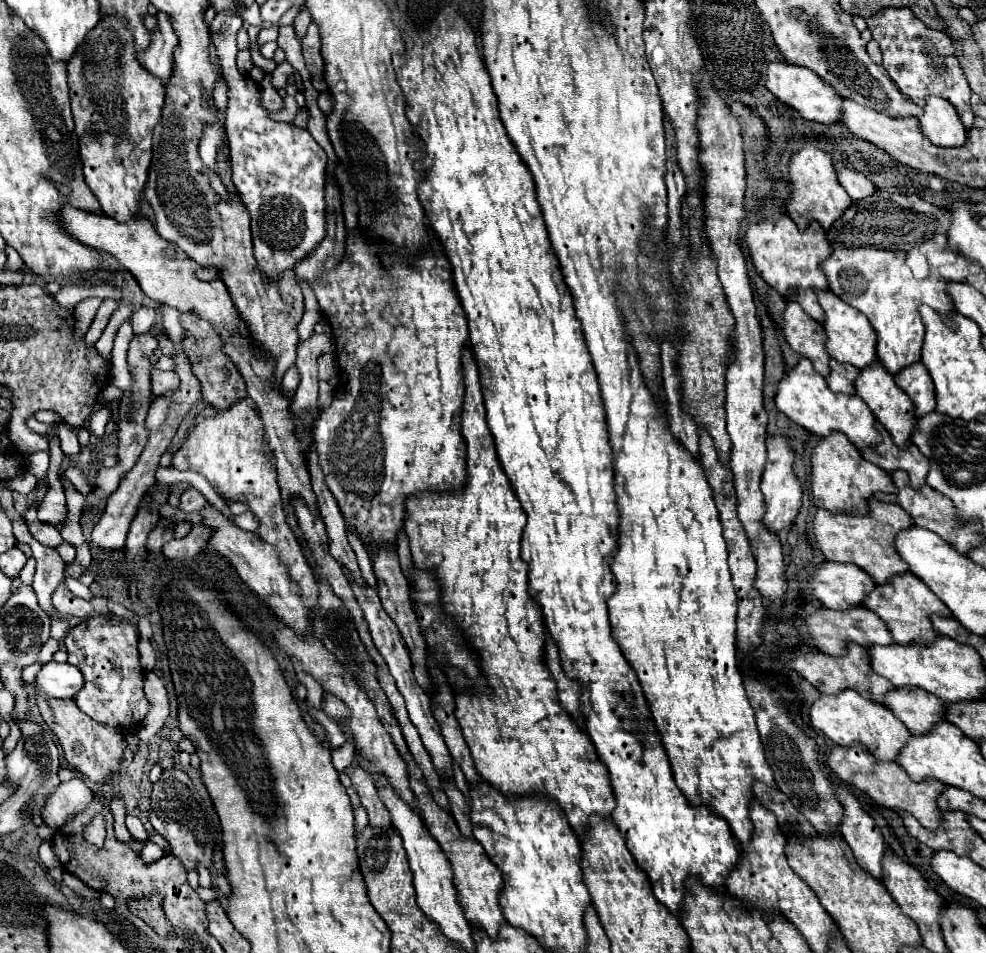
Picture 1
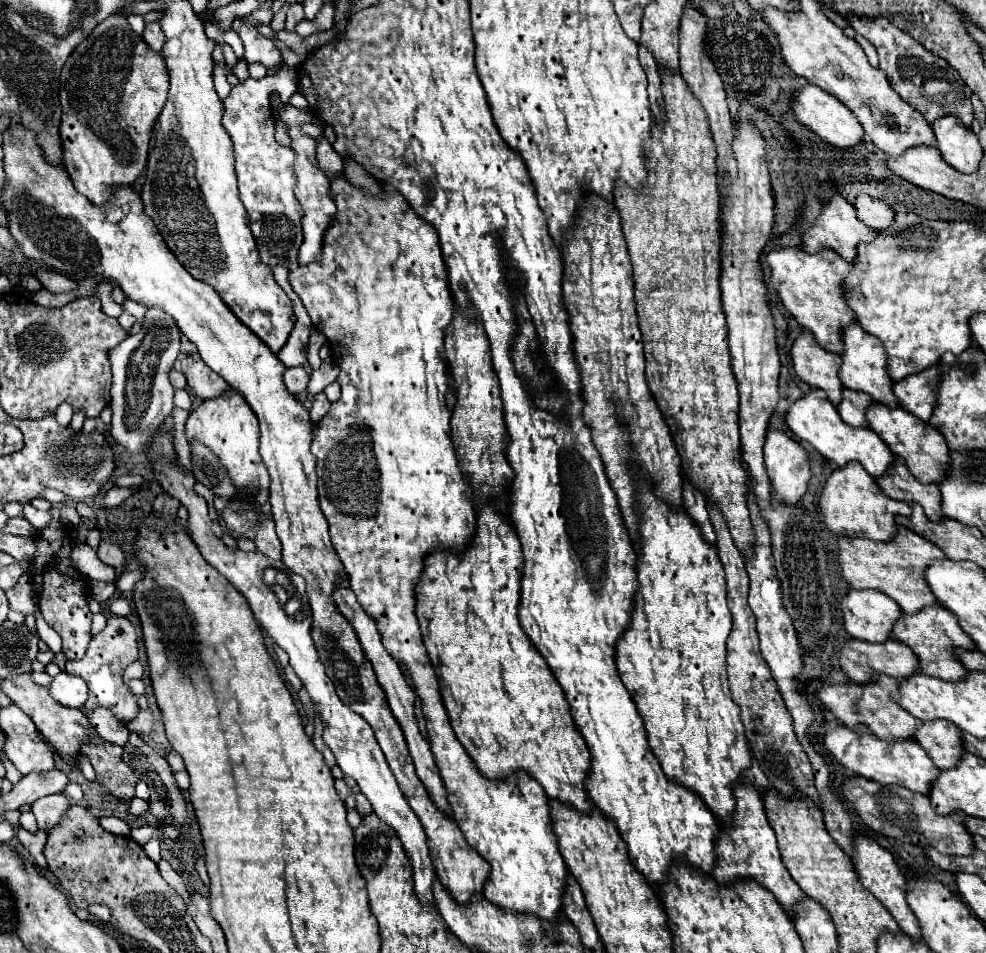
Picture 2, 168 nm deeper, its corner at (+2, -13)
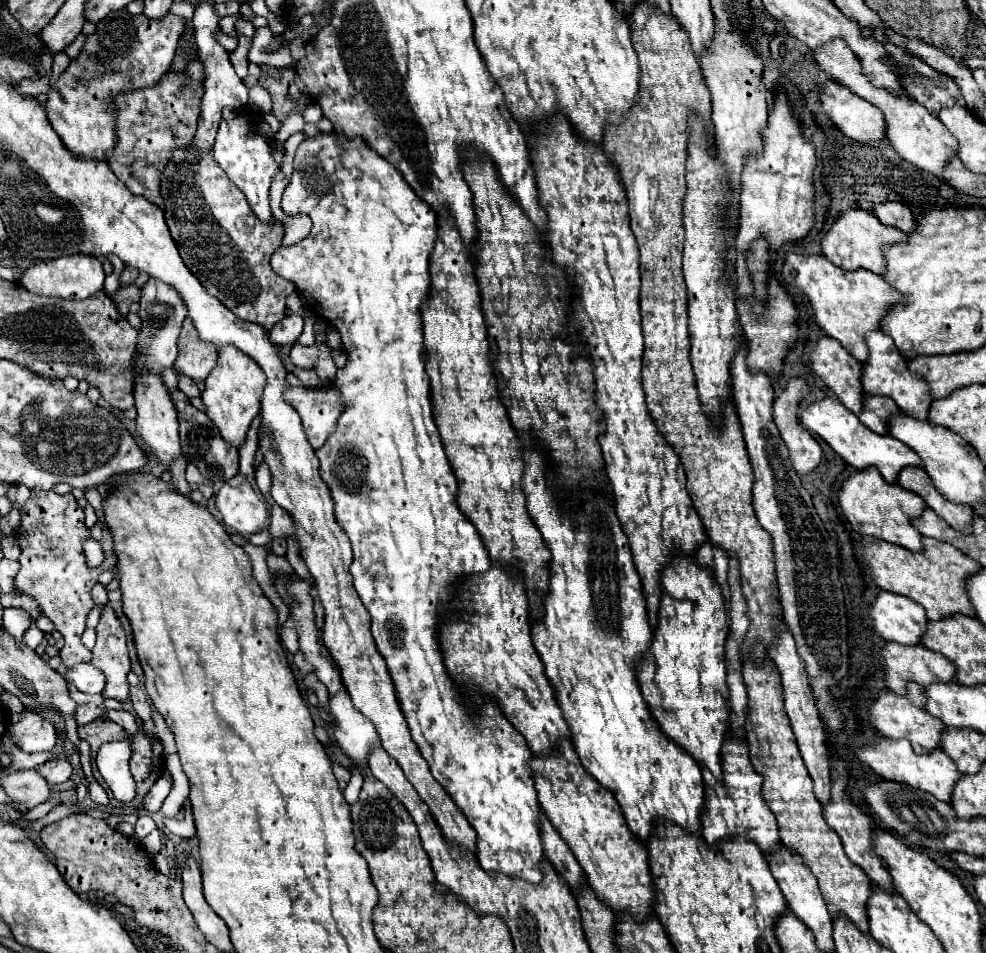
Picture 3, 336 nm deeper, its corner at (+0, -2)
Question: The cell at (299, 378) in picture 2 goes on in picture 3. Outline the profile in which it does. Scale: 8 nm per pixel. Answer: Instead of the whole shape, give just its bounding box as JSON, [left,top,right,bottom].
[290,344,320,370]

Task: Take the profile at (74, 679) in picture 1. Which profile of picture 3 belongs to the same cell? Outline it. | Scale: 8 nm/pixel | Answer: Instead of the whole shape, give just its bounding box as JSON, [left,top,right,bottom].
[66,664,106,694]

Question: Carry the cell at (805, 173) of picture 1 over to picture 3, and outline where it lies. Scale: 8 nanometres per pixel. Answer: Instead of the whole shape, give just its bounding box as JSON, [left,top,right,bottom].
[822,210,908,276]

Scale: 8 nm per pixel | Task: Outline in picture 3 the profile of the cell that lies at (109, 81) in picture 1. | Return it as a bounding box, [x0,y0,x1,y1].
[48,8,186,160]

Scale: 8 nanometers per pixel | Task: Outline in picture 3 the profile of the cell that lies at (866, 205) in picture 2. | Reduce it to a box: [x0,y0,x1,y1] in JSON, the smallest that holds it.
[874,202,916,234]

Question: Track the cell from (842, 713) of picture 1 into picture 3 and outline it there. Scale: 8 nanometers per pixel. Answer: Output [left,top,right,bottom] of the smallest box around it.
[856,738,962,802]

